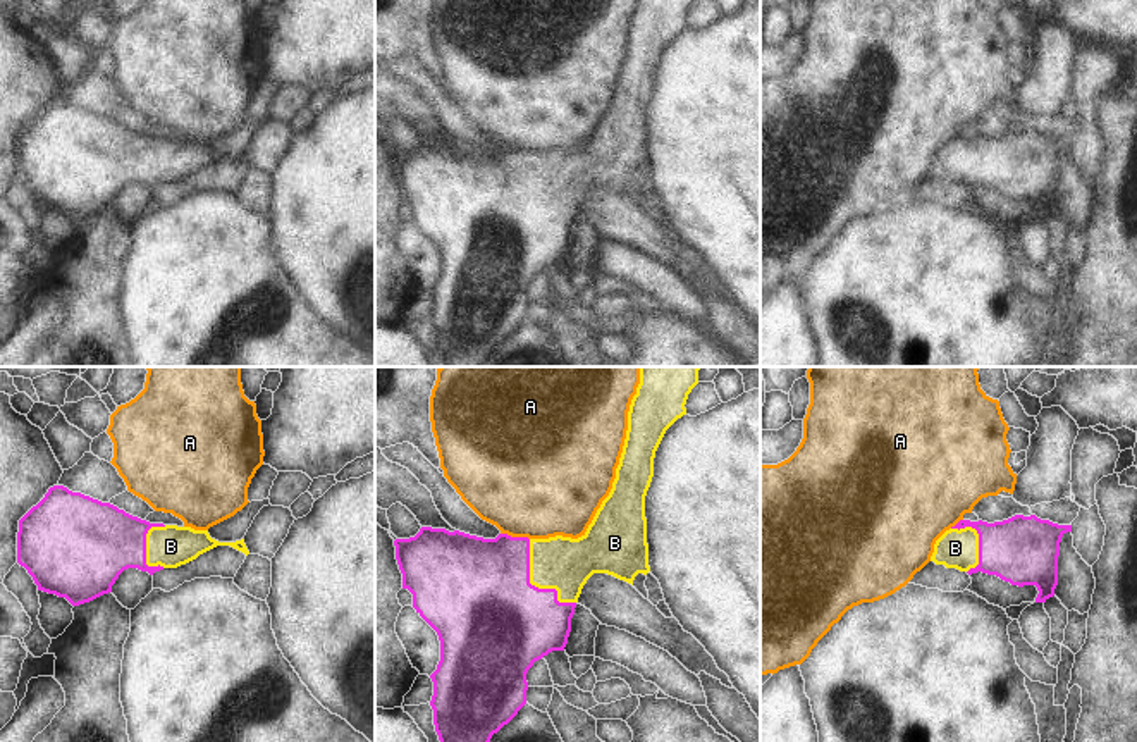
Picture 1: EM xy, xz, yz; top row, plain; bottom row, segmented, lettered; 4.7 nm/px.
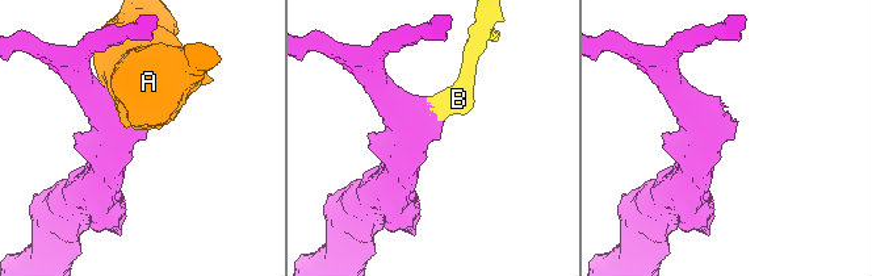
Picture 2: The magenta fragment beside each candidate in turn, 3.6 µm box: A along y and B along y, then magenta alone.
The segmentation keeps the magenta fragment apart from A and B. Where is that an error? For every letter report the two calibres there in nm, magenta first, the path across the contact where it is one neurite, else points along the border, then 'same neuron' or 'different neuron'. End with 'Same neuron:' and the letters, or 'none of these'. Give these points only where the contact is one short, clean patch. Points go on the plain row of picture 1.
A: calibres 420 and 480 nm; different neuron
B: calibres 500 and 260 nm; way xz (496, 238), (534, 200), (563, 178); same neuron
Same neuron: B

